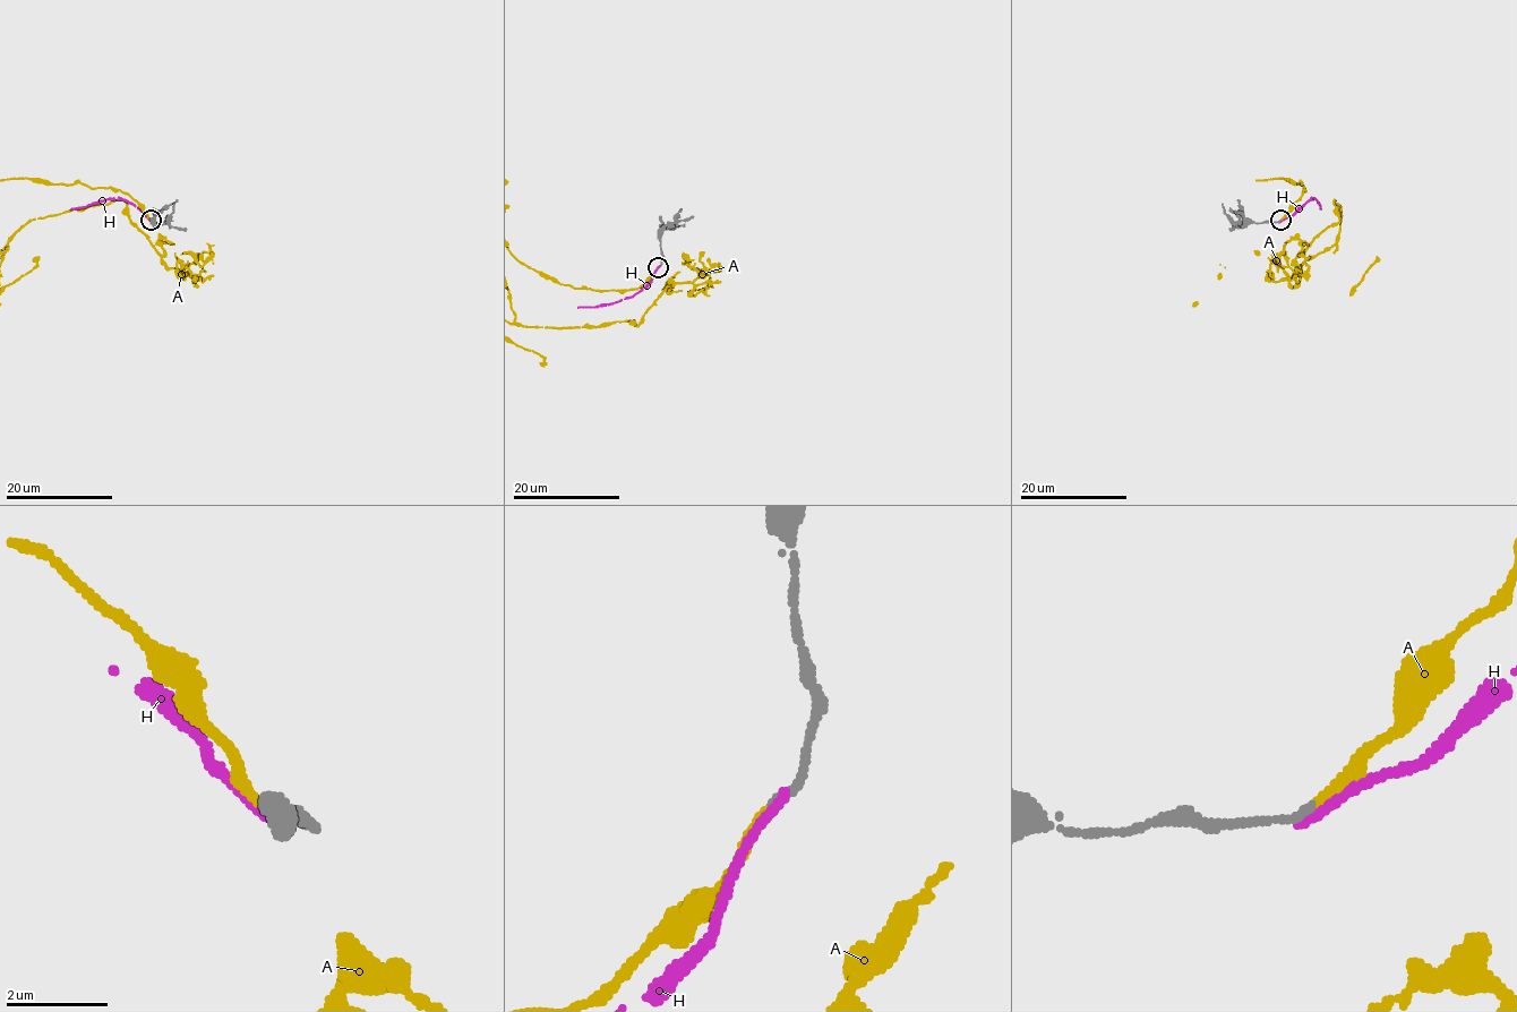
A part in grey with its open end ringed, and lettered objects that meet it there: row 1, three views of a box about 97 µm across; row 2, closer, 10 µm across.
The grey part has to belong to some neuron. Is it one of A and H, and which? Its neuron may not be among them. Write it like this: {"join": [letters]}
{"join": ["A"]}

